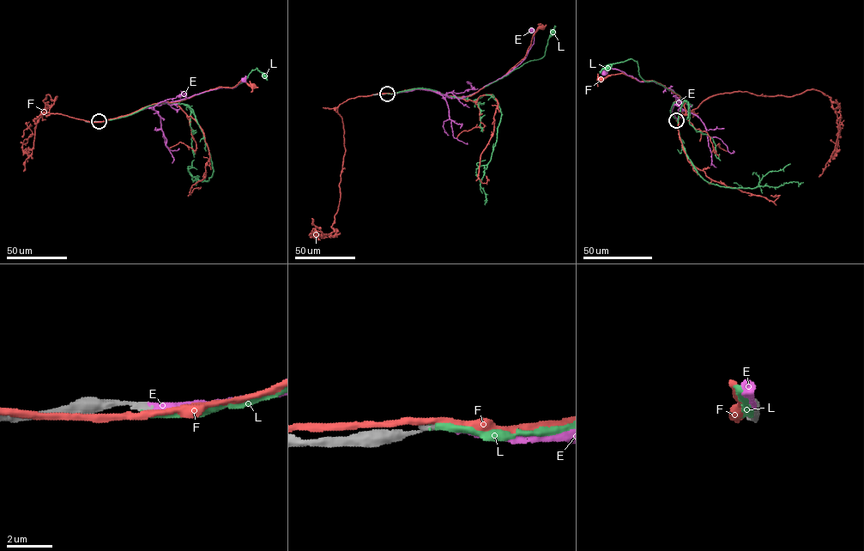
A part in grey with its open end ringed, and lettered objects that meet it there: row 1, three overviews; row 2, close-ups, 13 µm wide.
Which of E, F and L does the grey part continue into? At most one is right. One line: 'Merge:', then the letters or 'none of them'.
Merge: E

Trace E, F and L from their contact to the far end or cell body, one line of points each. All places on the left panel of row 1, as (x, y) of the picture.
E: (99, 121), (129, 115), (162, 101), (178, 100), (219, 87), (233, 87), (242, 79)
F: (99, 122), (129, 115), (158, 102), (180, 101), (219, 87), (234, 87), (242, 81), (253, 86)
L: (99, 122), (126, 116), (154, 104), (178, 103), (210, 90), (233, 87), (256, 68), (265, 75)

